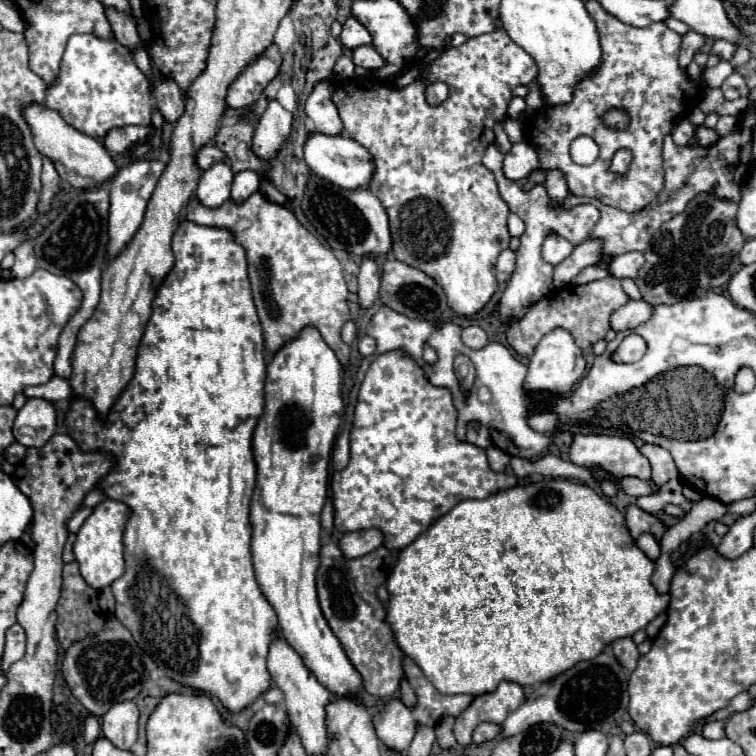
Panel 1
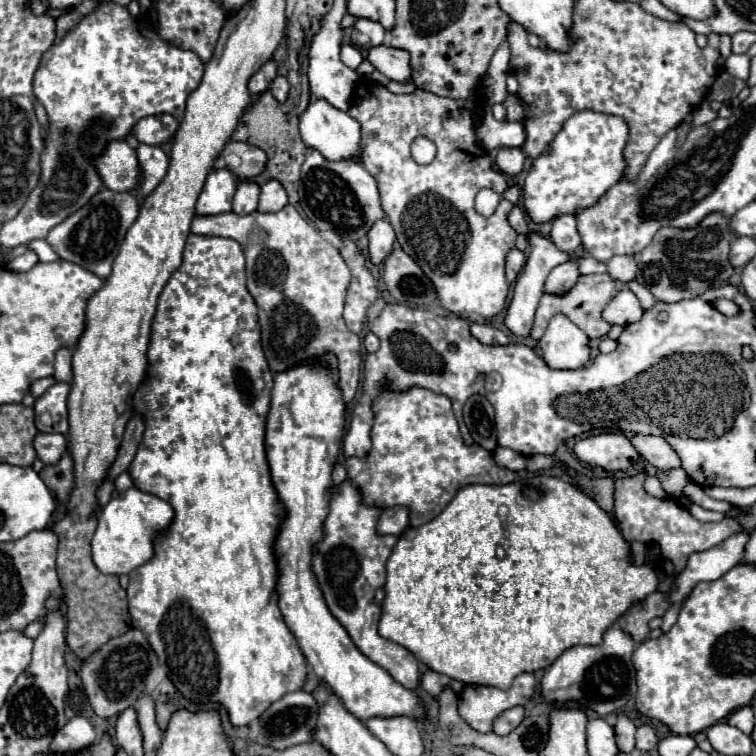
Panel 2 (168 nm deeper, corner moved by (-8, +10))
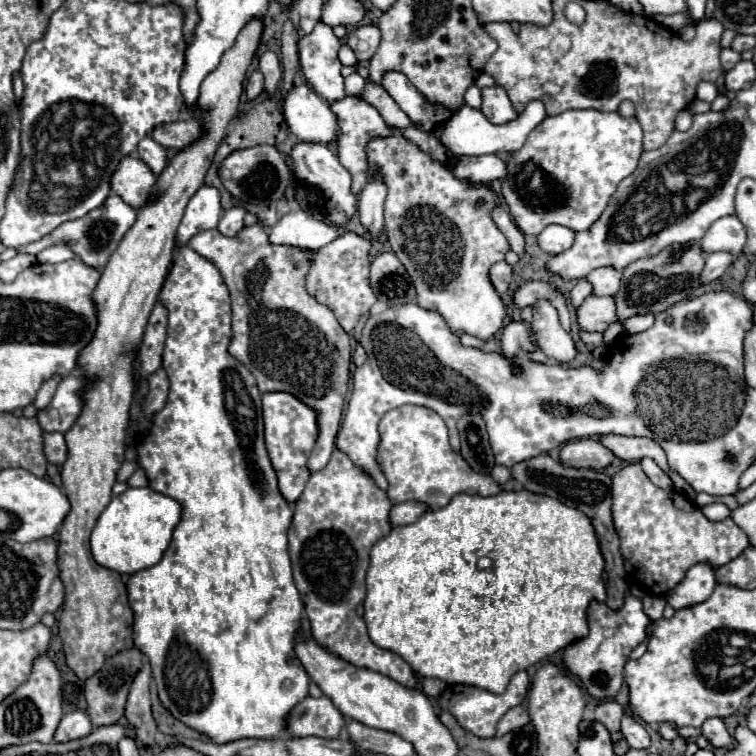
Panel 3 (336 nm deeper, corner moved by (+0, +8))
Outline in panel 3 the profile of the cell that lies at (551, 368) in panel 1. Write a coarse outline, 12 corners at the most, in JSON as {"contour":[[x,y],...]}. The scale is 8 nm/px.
{"contour":[[534,304],[536,346],[556,362],[578,354],[574,338],[562,328],[556,308]]}

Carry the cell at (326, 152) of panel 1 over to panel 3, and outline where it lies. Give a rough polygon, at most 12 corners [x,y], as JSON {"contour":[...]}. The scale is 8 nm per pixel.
{"contour":[[308,84],[282,100],[300,142],[338,140],[338,118]]}

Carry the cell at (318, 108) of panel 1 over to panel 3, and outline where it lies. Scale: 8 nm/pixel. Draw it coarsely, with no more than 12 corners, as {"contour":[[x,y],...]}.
{"contour":[[318,20],[298,44],[306,82],[334,104],[346,98],[340,40]]}

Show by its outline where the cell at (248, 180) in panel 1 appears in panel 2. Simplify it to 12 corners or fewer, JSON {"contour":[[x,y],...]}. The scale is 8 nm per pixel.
{"contour":[[244,180],[234,194],[232,212],[250,214],[258,208],[260,188]]}

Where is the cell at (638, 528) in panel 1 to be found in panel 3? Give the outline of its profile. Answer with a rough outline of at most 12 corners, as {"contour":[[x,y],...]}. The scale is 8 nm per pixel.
{"contour":[[638,462],[612,478],[630,584],[666,596],[750,544]]}

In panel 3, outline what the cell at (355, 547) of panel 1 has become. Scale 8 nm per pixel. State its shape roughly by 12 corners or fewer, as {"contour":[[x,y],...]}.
{"contour":[[420,502],[392,506],[392,526],[412,524],[426,510]]}

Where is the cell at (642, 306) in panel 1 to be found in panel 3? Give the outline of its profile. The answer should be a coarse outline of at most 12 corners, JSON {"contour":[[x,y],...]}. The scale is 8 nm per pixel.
{"contour":[[592,294],[576,310],[578,326],[604,332],[616,316],[614,296]]}

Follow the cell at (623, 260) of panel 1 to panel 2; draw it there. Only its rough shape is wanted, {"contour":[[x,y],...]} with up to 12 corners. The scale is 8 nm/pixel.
{"contour":[[614,256],[606,262],[608,274],[622,284],[638,270],[632,256]]}

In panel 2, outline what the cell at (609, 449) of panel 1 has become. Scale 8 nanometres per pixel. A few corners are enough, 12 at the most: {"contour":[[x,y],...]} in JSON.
{"contour":[[624,434],[576,440],[574,454],[606,472],[630,470],[640,454]]}

